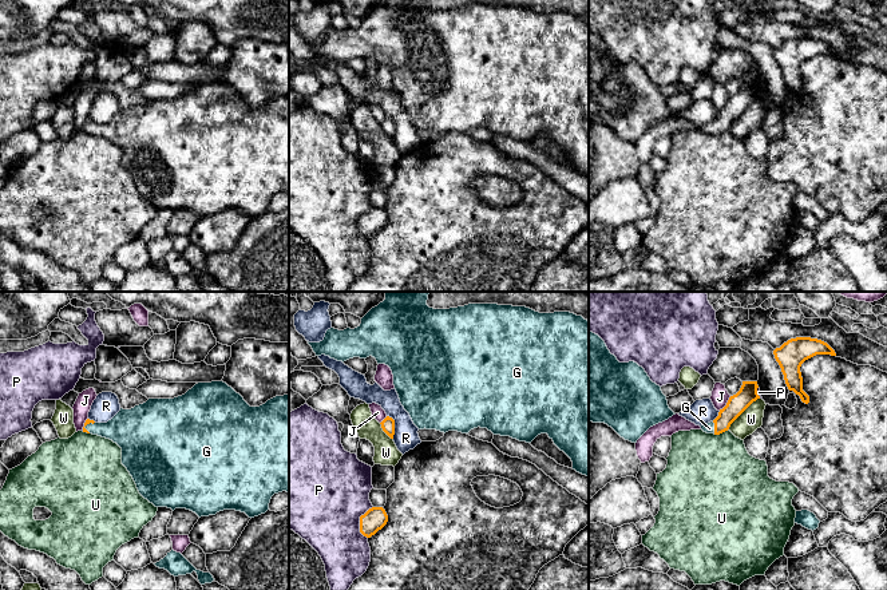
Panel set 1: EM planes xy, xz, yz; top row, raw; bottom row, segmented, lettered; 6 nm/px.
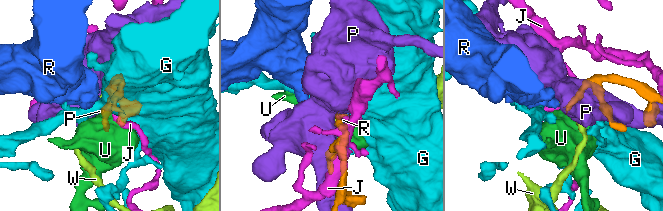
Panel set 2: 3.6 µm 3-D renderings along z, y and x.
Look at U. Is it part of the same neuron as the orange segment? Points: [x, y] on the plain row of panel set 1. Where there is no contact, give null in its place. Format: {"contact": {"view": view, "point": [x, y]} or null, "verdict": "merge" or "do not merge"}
{"contact": {"view": "yz", "point": [720, 133]}, "verdict": "do not merge"}

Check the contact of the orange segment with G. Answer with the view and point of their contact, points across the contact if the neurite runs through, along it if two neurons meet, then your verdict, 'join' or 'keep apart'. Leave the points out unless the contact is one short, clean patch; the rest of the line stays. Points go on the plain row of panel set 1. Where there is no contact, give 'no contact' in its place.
yz (715, 127) | across yz (737, 103), (715, 127), (709, 129) | join

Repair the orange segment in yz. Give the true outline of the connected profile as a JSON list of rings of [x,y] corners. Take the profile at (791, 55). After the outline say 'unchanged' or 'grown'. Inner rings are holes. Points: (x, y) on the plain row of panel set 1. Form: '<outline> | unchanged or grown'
[[[811,37],[791,39],[776,48],[773,55],[781,68],[788,90],[799,95],[805,104],[809,103],[809,96],[803,91],[801,64],[816,55],[836,56],[827,43]]] | unchanged

